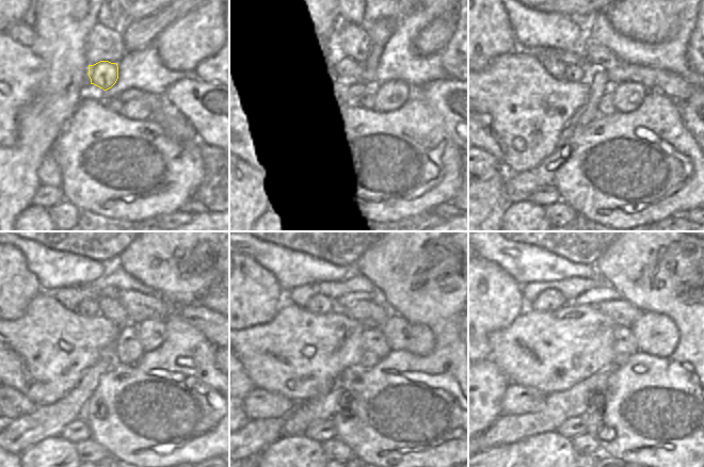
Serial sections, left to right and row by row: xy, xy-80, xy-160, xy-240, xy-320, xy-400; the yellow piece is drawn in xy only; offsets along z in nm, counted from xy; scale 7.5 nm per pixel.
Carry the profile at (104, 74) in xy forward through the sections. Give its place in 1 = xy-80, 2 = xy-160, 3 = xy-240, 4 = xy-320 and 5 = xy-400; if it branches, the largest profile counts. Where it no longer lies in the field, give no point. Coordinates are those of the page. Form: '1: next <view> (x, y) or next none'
1: next xy-80 (340, 69)
2: next xy-160 (572, 73)
3: next xy-240 (88, 307)
4: next xy-320 (318, 304)
5: next xy-400 (550, 300)

